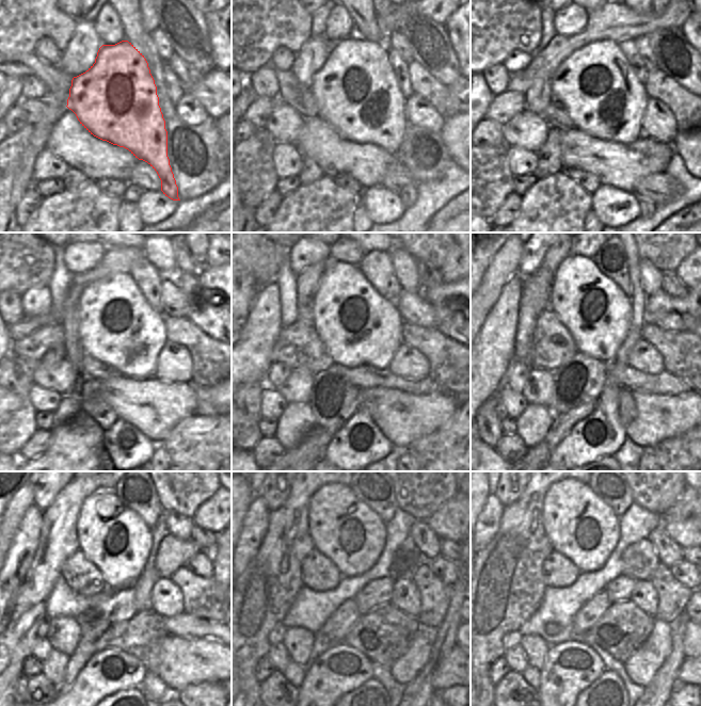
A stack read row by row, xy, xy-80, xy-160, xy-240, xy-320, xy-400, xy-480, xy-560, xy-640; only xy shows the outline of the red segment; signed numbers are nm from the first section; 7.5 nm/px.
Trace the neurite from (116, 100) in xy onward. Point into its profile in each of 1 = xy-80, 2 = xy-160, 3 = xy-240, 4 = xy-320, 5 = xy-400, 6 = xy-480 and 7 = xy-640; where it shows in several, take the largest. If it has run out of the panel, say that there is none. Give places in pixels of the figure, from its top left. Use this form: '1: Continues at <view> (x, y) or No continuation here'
1: Continues at xy-80 (356, 92)
2: Continues at xy-160 (595, 85)
3: Continues at xy-240 (116, 325)
4: Continues at xy-320 (357, 326)
5: Continues at xy-400 (595, 311)
6: Continues at xy-480 (113, 538)
7: Continues at xy-640 (579, 525).

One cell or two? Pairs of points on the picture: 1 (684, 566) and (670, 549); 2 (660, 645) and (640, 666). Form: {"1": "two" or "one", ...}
{"1": "two", "2": "one"}

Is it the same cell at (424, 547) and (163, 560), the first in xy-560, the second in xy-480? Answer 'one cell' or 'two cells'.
two cells

